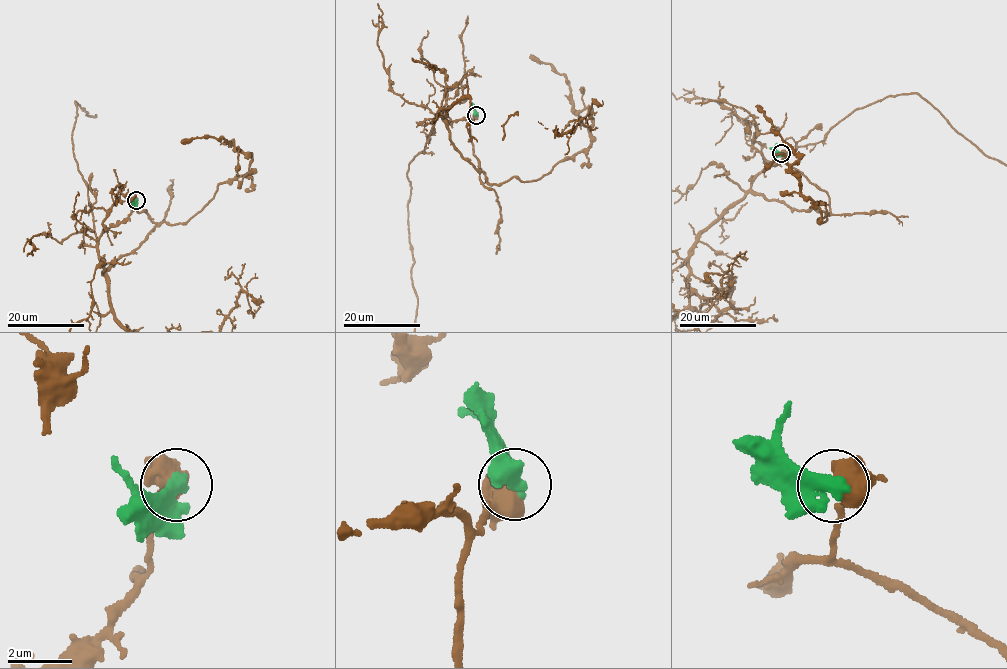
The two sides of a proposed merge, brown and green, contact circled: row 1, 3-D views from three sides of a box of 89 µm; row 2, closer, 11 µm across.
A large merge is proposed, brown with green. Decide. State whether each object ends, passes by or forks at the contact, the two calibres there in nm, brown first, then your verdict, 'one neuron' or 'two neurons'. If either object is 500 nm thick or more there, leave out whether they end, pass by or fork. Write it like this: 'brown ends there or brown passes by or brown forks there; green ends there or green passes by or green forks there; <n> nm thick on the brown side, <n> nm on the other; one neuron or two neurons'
500 nm thick on the brown side, 480 nm on the other; two neurons

